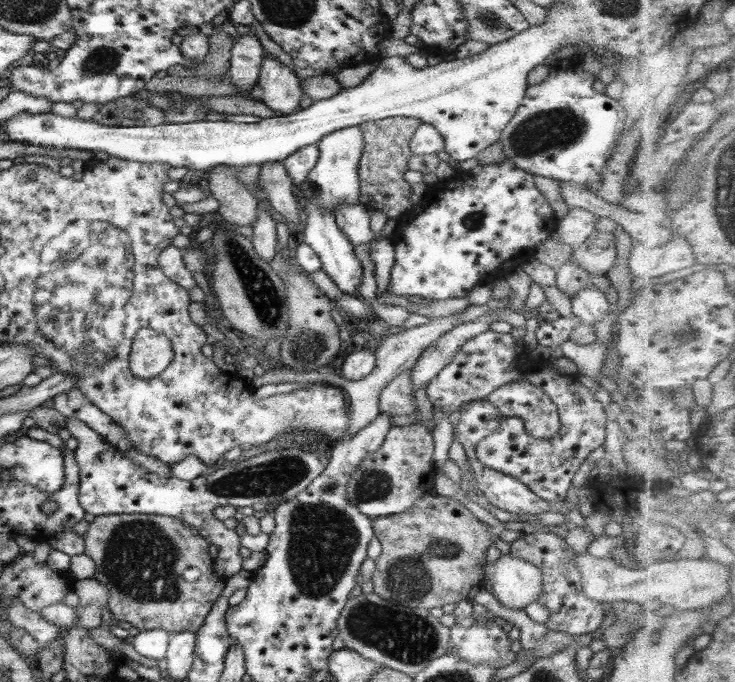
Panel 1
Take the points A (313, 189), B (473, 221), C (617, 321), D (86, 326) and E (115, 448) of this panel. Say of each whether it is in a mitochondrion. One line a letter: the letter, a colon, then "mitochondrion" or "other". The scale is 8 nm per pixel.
A: mitochondrion
B: mitochondrion
C: other
D: mitochondrion
E: other

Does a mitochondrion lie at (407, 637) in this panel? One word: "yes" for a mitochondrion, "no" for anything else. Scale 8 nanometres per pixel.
yes

